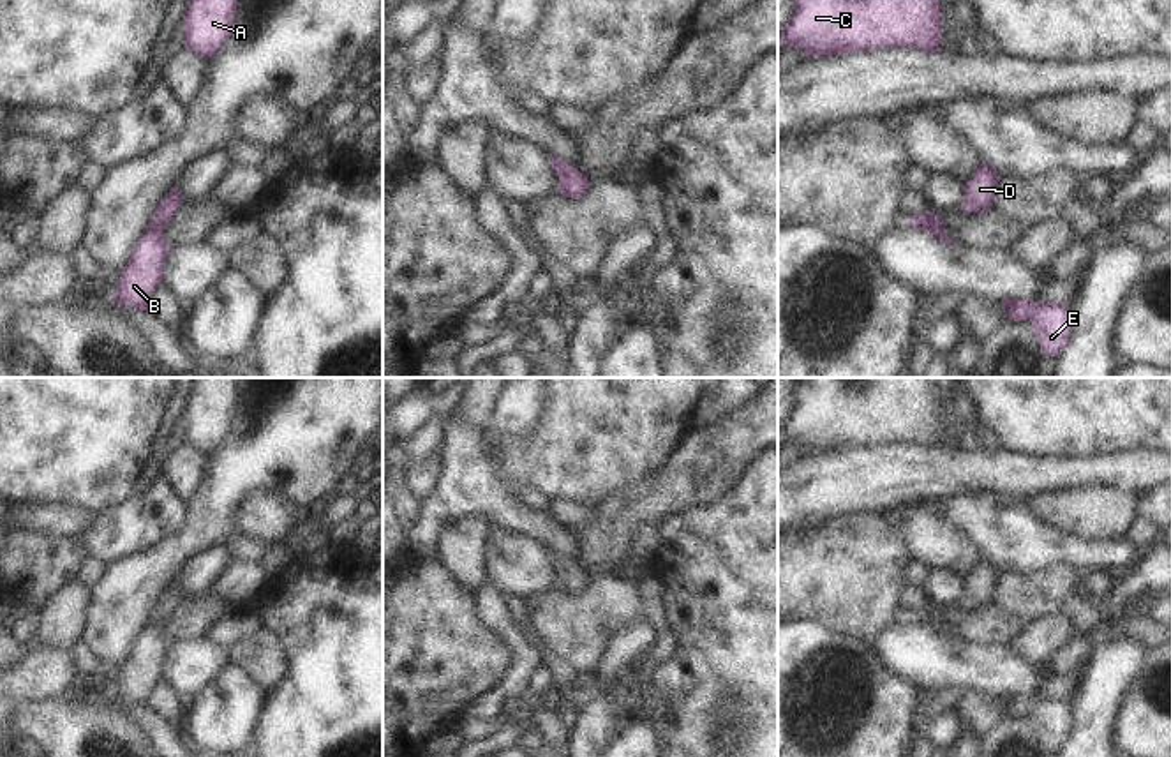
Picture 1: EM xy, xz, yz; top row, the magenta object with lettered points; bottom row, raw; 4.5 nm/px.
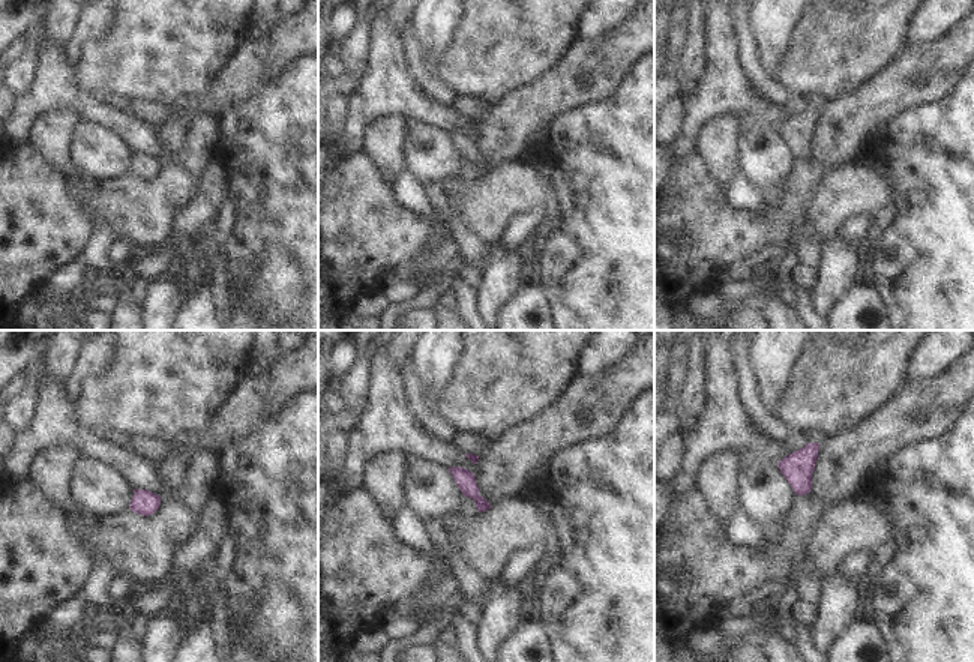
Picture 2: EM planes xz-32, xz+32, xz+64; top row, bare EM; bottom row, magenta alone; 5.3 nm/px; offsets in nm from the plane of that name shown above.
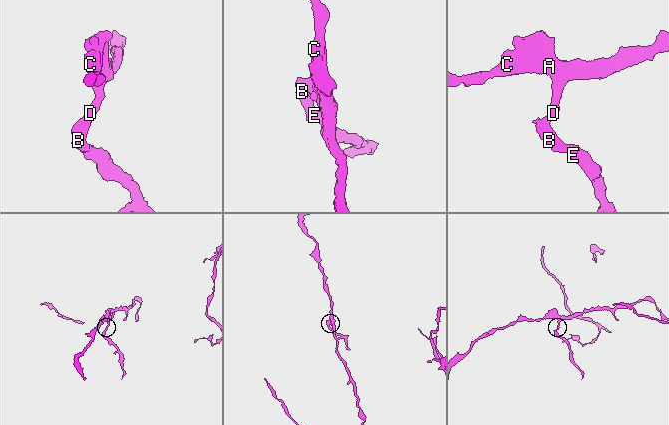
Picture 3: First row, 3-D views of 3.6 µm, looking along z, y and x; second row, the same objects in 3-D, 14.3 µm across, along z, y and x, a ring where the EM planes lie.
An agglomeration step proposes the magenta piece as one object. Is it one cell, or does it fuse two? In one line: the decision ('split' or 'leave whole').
leave whole

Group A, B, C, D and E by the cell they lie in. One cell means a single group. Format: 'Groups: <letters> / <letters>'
Groups: A B C D E

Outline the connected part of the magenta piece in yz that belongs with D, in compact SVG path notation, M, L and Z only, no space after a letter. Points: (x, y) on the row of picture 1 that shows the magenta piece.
M988 162L973 171L972 178L965 184L965 201L958 206L959 210L970 212L989 212L996 196L1000 175Z

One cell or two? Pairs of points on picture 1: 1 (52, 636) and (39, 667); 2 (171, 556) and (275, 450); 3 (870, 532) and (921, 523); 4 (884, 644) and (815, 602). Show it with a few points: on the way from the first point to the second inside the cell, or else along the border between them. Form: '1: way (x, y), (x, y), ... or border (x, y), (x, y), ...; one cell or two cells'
1: border (30, 648), (67, 650); two cells
2: way (198, 530), (249, 475); one cell
3: border (896, 524), (912, 558); two cells
4: border (902, 614), (873, 643); two cells

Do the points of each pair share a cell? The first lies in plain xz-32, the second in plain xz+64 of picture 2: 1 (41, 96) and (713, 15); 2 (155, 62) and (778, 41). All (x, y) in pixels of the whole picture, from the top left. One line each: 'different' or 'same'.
1: same
2: different

